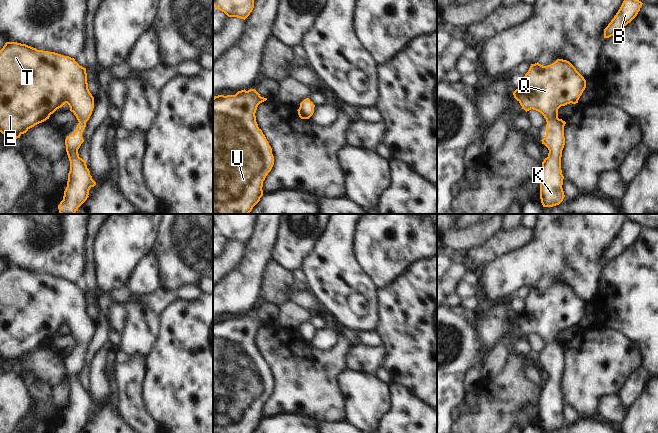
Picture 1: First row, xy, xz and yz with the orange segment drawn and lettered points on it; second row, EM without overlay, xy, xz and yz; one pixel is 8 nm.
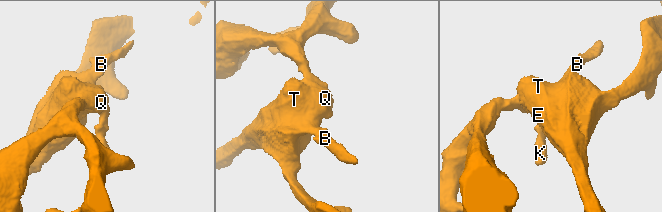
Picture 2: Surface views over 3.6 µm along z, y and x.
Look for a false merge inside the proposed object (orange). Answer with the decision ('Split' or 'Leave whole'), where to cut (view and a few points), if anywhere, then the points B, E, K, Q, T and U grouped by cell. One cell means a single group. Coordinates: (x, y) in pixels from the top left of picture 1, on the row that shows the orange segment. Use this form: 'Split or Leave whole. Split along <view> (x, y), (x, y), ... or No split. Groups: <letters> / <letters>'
Leave whole. No split. Groups: B E K Q T U.

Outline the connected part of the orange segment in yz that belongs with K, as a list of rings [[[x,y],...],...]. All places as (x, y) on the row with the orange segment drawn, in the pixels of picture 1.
[[[563,59],[547,66],[538,62],[531,64],[524,79],[524,84],[513,95],[526,112],[536,110],[546,119],[546,135],[541,141],[549,153],[540,171],[540,199],[543,207],[553,207],[565,197],[561,157],[566,122],[558,118],[558,109],[578,103],[586,88],[586,80],[569,61]]]

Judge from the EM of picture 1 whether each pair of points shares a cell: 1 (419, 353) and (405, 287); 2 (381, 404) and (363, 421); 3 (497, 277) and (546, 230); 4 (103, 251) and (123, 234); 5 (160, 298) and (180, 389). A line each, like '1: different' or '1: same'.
1: same
2: same
3: same
4: same
5: different

